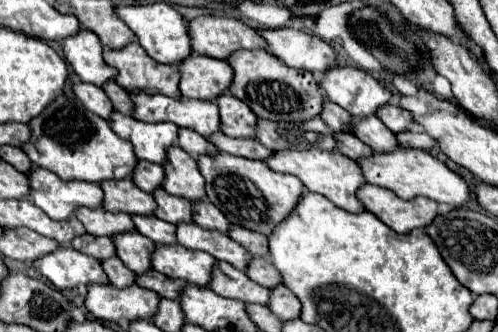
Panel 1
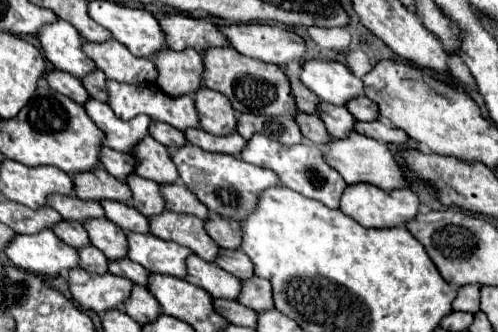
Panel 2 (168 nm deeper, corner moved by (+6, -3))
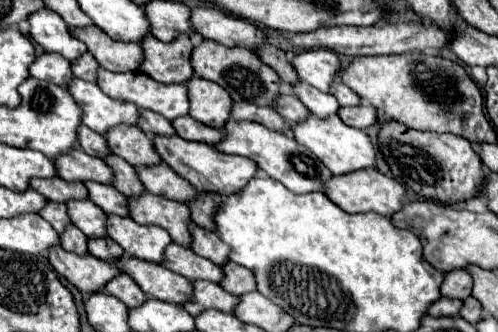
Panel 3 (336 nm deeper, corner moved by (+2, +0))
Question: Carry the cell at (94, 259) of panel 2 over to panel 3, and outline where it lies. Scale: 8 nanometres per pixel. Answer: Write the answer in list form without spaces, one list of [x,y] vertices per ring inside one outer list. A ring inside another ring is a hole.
[[[68,224],[68,230],[64,230],[64,234],[60,234],[60,246],[64,250],[70,250],[70,252],[76,252],[76,254],[86,254],[88,252],[86,236],[74,224]]]

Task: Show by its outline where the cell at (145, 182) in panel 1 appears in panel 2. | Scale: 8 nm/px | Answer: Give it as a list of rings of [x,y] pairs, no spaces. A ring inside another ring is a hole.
[[[104,147],[100,151],[100,159],[102,159],[104,169],[120,181],[126,181],[128,175],[132,175],[136,169],[136,159],[130,153],[120,153],[110,147]]]

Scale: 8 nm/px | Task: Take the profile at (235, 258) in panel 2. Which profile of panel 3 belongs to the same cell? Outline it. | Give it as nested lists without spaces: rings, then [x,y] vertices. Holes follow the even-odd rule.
[[[190,222],[190,234],[192,234],[192,246],[190,248],[198,256],[204,256],[204,258],[212,260],[218,266],[222,266],[222,264],[228,262],[230,246],[224,244],[216,232],[204,230],[204,228],[196,226],[194,222]]]

